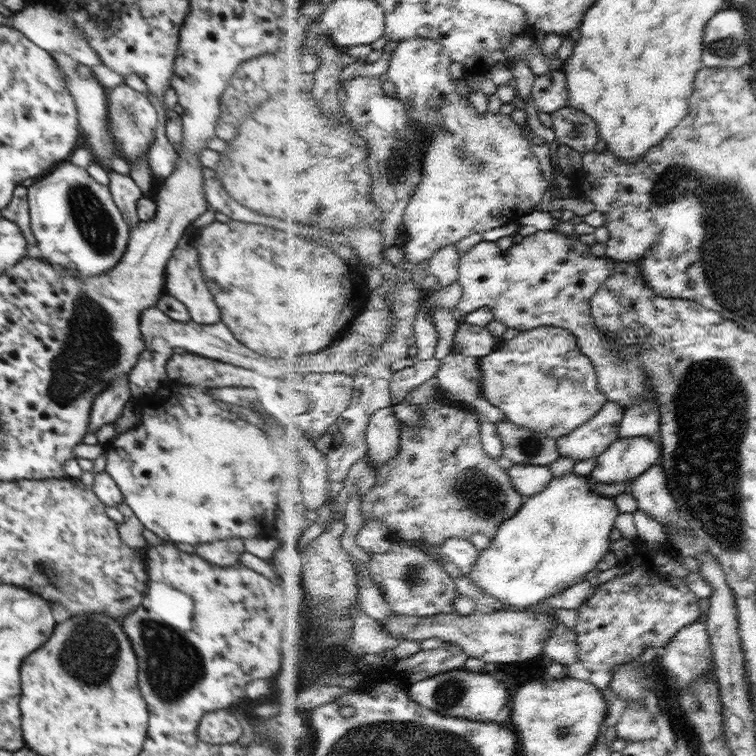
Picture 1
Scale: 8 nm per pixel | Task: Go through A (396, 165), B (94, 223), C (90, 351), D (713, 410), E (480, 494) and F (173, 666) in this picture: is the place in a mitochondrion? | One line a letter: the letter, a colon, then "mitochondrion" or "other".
A: mitochondrion
B: mitochondrion
C: mitochondrion
D: mitochondrion
E: mitochondrion
F: mitochondrion

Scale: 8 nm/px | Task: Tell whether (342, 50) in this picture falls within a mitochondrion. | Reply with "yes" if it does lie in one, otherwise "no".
no

